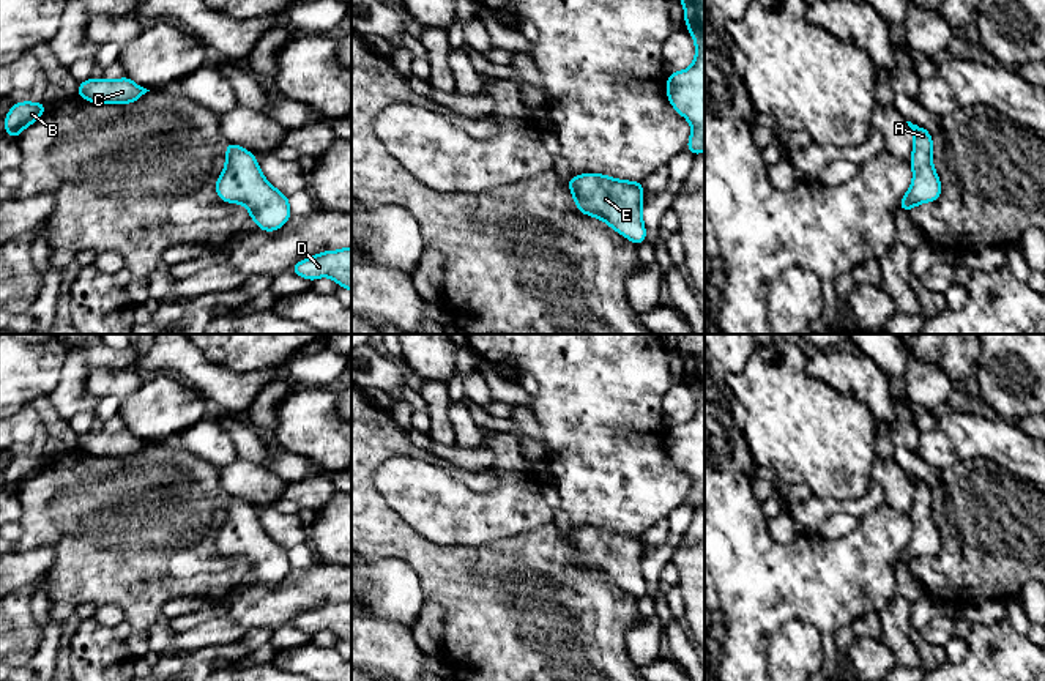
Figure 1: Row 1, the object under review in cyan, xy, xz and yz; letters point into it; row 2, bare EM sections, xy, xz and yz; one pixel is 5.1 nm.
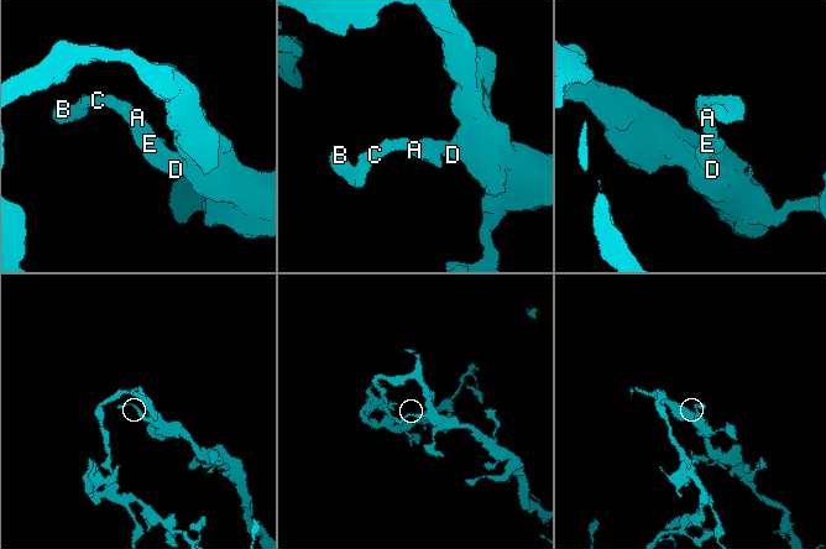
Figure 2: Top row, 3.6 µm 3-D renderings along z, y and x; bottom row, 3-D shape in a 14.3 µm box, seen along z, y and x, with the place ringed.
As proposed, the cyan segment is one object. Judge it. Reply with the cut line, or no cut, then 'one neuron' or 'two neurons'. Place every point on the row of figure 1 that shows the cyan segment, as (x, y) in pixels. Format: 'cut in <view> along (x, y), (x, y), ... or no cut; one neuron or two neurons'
no cut; one neuron

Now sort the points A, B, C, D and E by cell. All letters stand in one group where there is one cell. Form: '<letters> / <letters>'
A B C D E

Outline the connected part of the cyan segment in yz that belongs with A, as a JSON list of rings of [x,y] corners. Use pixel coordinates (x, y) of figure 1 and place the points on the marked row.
[[[906,121],[914,132],[913,153],[909,158],[913,181],[906,194],[898,202],[902,211],[925,202],[936,202],[943,192],[941,180],[933,167],[933,139],[924,126]]]

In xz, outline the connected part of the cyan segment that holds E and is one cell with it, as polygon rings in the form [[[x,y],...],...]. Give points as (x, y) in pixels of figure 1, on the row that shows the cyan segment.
[[[588,172],[569,178],[567,186],[577,211],[604,221],[637,246],[646,241],[643,181]]]

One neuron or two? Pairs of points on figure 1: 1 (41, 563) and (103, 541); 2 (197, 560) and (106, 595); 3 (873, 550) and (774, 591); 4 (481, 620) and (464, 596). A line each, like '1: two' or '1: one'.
1: two
2: one
3: one
4: one

